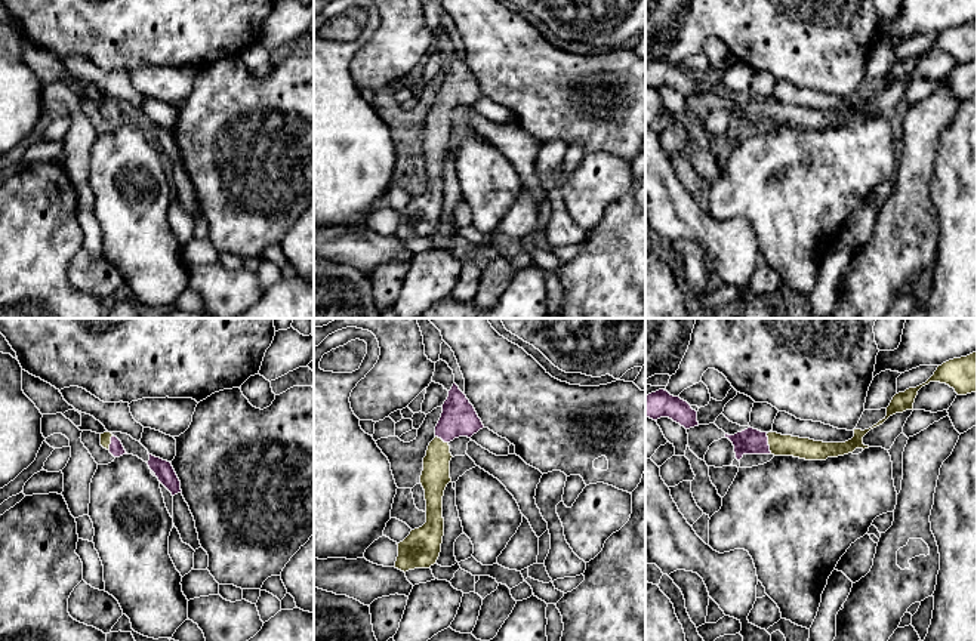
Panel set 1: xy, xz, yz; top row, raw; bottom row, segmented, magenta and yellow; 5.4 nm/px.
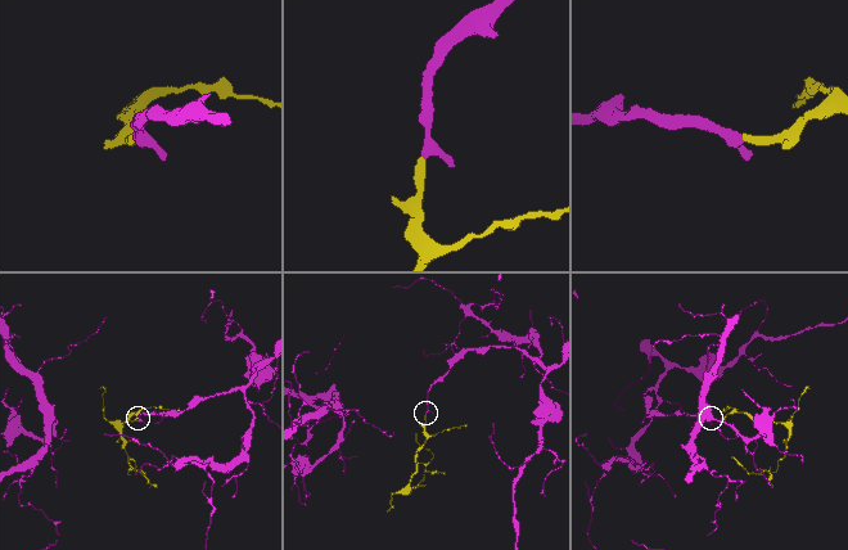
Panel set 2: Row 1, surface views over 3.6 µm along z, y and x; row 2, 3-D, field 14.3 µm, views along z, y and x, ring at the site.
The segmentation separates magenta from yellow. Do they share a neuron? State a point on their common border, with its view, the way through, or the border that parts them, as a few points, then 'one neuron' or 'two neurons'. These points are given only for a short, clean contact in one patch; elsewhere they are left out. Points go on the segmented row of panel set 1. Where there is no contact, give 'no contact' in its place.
yz (767, 443) | across yz (751, 441), (767, 443), (807, 449) | one neuron

